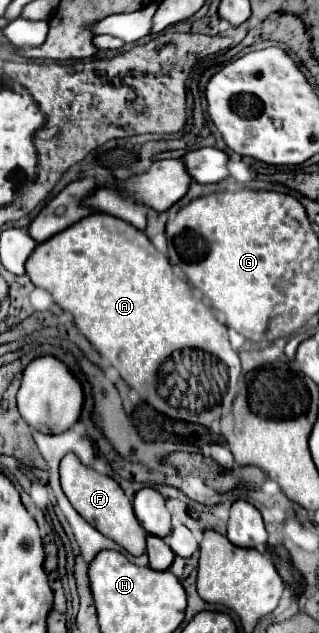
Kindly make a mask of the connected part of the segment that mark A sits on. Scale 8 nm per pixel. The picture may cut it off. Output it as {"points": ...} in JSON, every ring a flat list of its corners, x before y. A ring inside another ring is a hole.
{"points":[[88,215,64,233,36,245,26,261,26,275,36,287,46,289,62,311,74,317,78,329,100,355,108,355,106,359,120,377,156,411,172,419,210,427,232,407,240,377,240,357,228,343,228,329,194,297,190,285,174,275,166,255,156,251,144,231,110,215]]}

